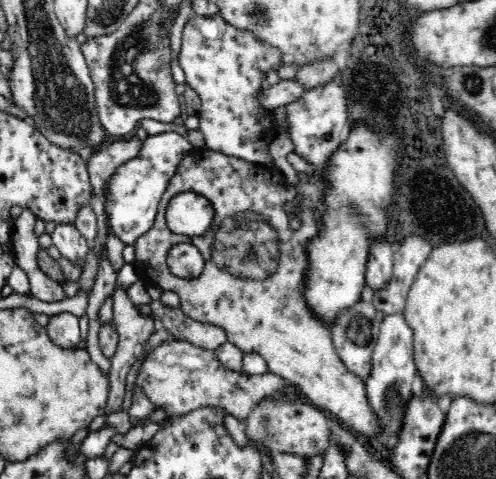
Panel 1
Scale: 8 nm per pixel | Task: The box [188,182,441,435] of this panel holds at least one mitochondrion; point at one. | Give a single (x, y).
(250, 247)

